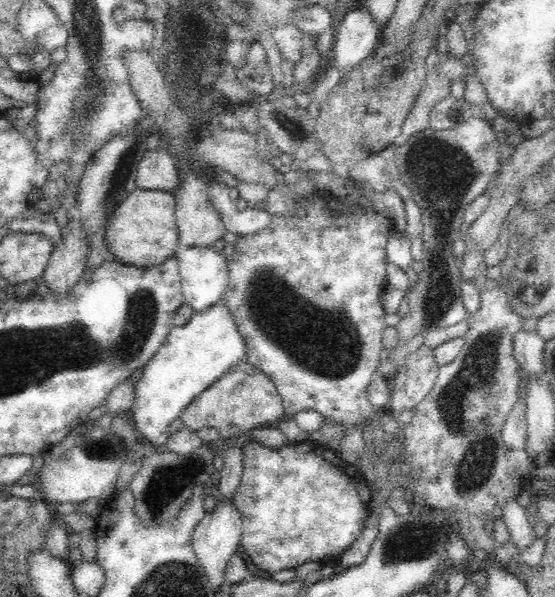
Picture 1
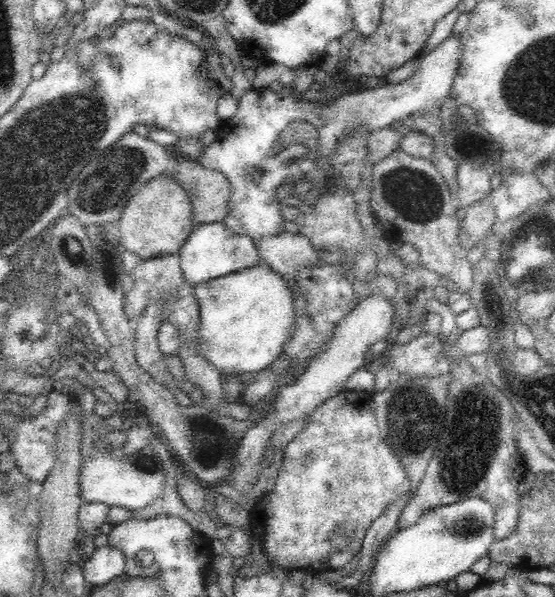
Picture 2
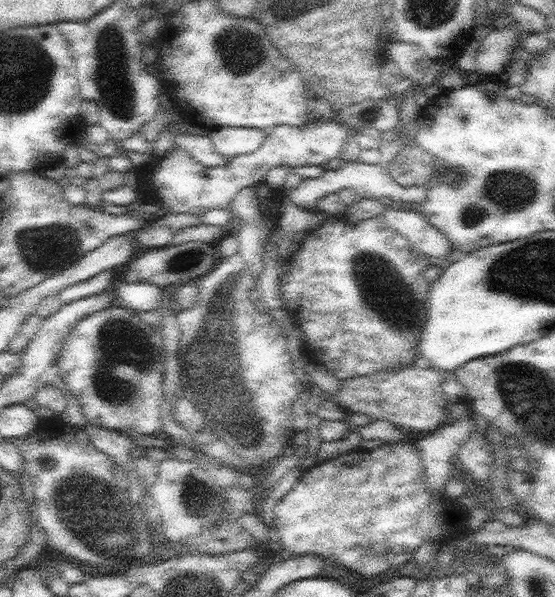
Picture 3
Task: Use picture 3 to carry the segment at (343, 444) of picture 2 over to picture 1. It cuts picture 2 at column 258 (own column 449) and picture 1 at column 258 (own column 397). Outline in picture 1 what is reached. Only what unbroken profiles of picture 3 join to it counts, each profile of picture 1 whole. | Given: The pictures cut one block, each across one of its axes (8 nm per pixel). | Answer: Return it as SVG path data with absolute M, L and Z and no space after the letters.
M255 440L250 441L242 448L243 473L241 484L238 486L236 494L234 494L233 504L242 518L241 542L239 545L241 554L250 557L251 563L249 565L254 568L258 574L272 576L282 570L296 569L298 566L312 561L334 563L341 557L342 552L362 535L364 524L371 512L370 501L373 488L371 488L358 466L353 466L342 460L342 457L340 457L336 451L330 450L327 445L325 448L326 450L324 452L316 452L311 449L308 442L302 441L297 443L289 442L278 449L270 449L266 445Z

